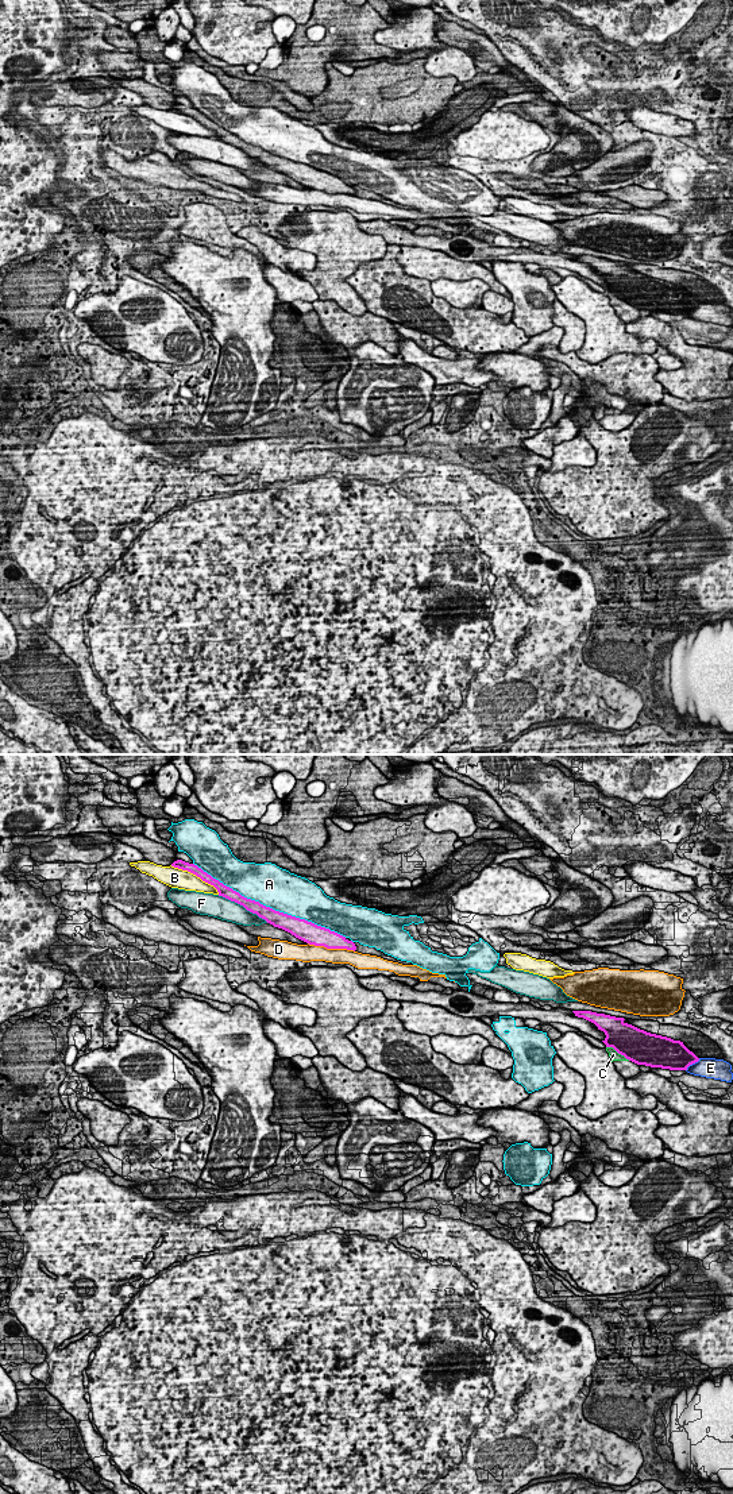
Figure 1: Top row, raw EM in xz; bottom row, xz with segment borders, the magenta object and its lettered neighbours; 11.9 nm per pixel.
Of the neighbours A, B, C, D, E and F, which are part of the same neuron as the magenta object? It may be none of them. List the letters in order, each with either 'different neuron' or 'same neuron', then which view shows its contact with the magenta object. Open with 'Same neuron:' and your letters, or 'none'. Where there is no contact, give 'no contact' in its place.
Same neuron: none
A: different neuron | xz
B: different neuron | xz
C: different neuron | xz
D: different neuron | xz
E: different neuron | xz
F: different neuron | xz

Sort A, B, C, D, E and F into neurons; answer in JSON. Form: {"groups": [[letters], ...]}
{"groups": [["A"], ["B"], ["C"], ["D"], ["E"], ["F"]]}

